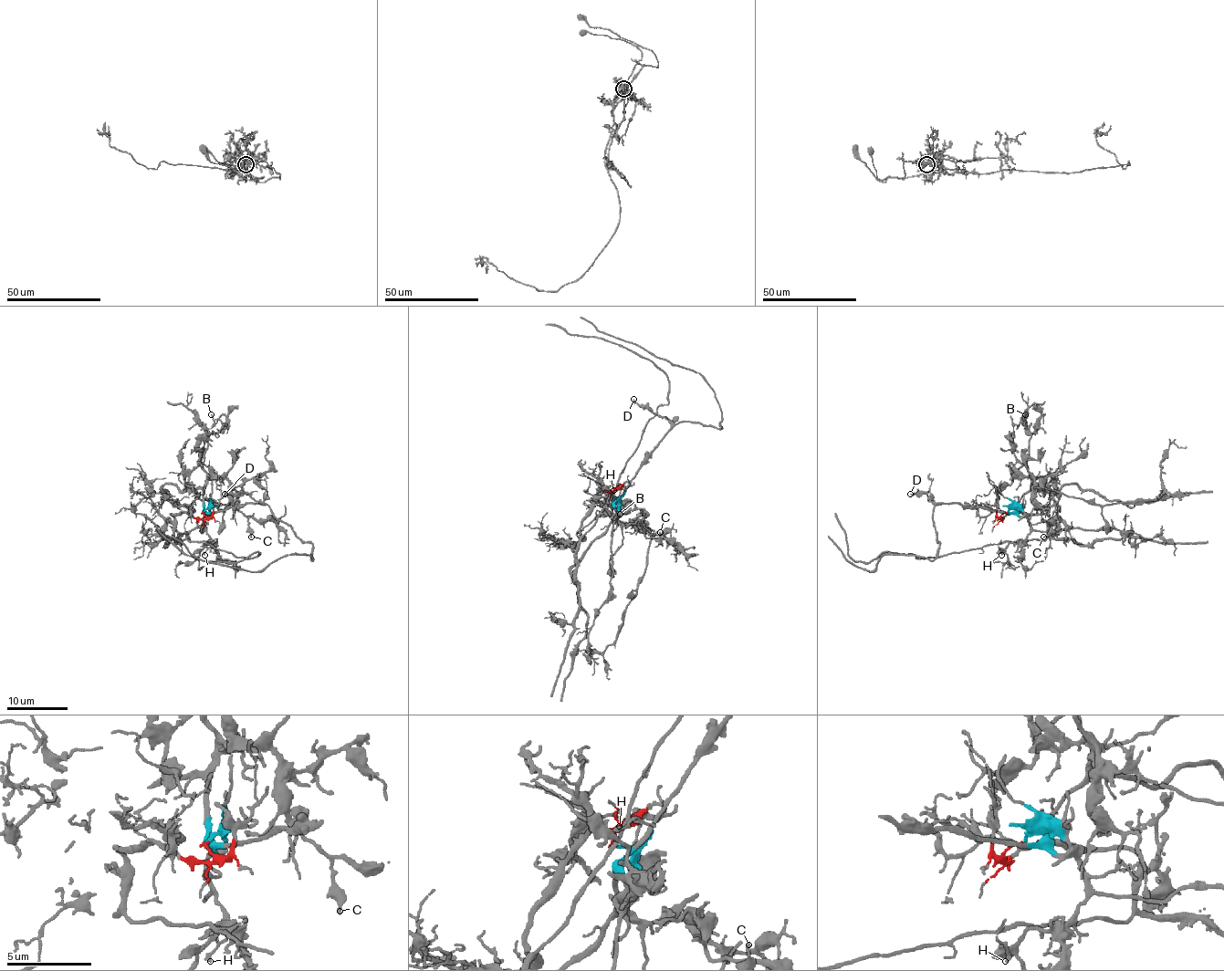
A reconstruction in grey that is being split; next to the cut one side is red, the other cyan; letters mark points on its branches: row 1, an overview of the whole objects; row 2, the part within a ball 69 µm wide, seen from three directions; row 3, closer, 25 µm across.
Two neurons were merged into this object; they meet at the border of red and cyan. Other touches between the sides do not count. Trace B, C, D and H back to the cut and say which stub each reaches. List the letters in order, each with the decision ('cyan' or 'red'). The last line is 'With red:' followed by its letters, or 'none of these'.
B: cyan
C: cyan
D: cyan
H: red
With red: H

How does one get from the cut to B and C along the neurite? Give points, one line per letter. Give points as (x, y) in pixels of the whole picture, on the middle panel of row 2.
B: (611, 497), (615, 497), (618, 502), (612, 507), (615, 521), (612, 515), (617, 519), (622, 514), (620, 514)
C: (611, 497), (618, 502), (612, 507), (613, 518), (622, 524), (641, 523), (644, 535), (656, 539), (659, 532)

